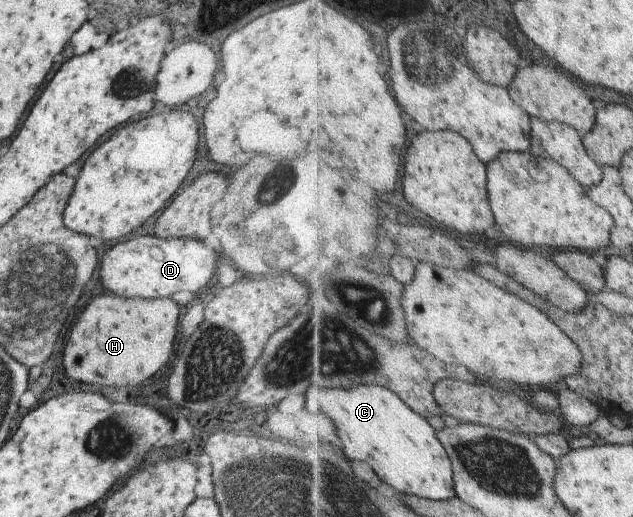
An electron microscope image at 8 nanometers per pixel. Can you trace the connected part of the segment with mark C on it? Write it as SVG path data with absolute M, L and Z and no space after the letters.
M320 383L320 387L312 385L303 391L302 406L308 413L324 413L328 418L332 418L333 424L336 425L337 444L344 447L342 451L348 455L348 459L372 465L372 469L382 481L402 494L411 493L421 498L440 501L451 500L457 495L453 463L440 441L438 432L423 415L412 409L403 398L398 397L395 391L390 391L388 386L380 384L354 384L350 389L334 389L332 386L324 389L322 385L324 383Z

